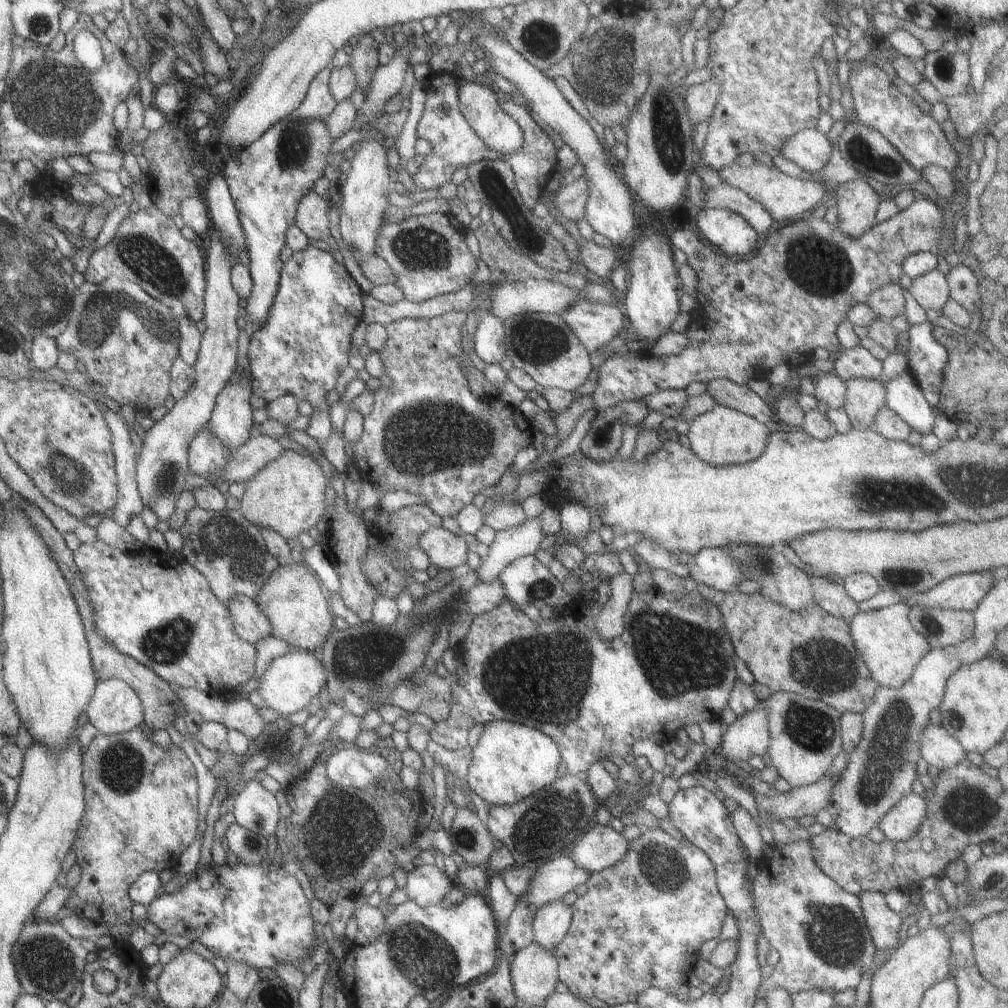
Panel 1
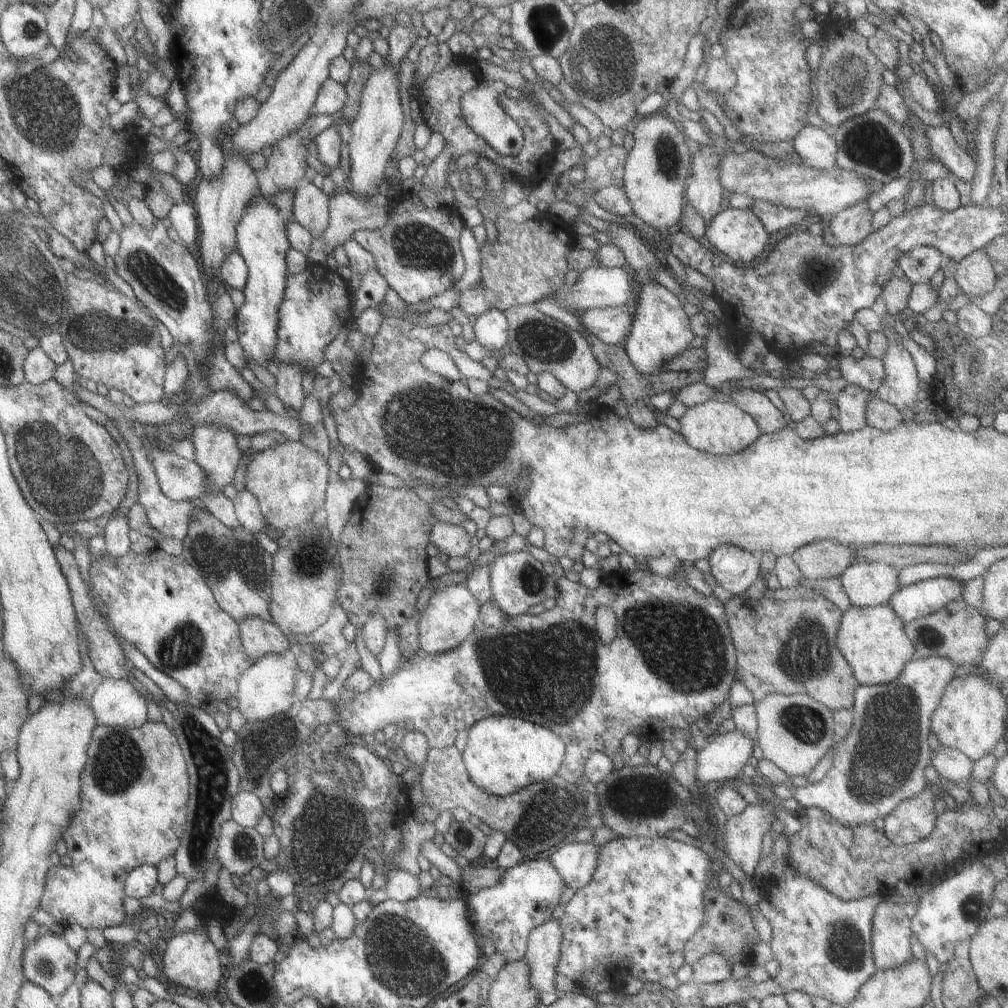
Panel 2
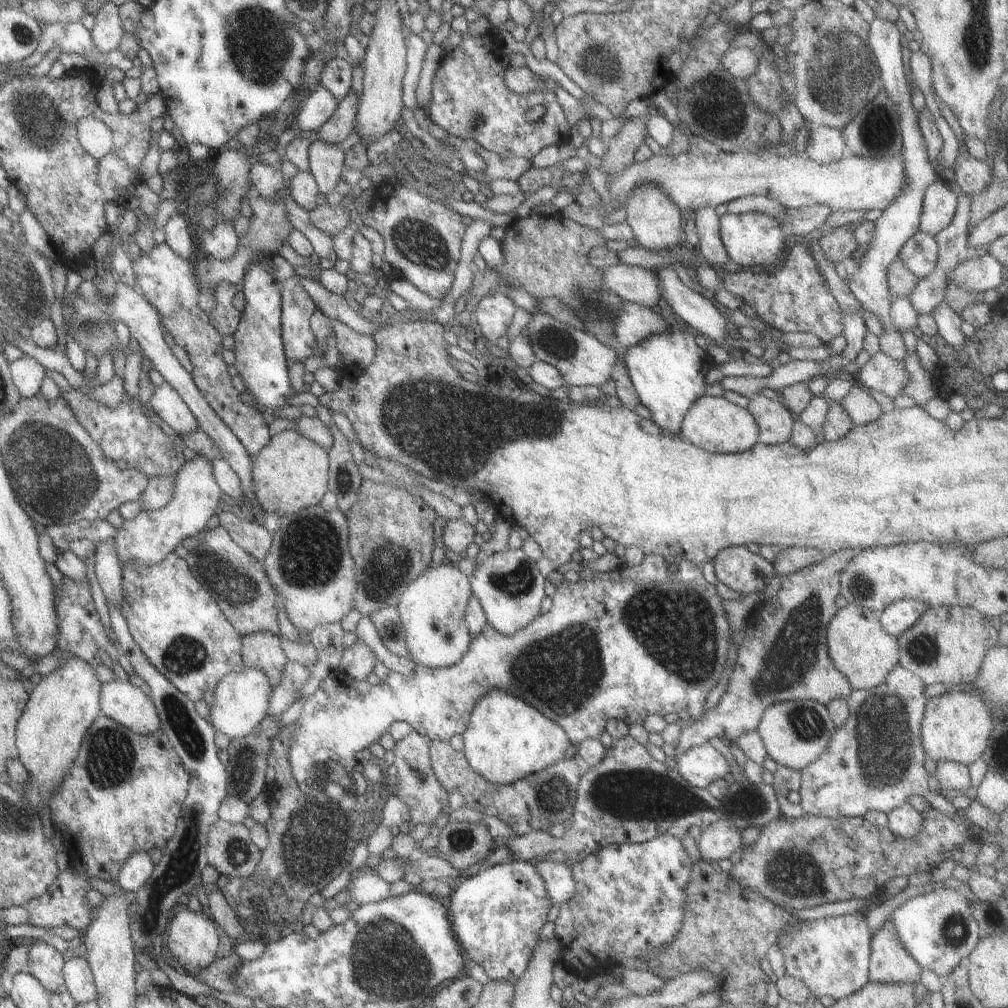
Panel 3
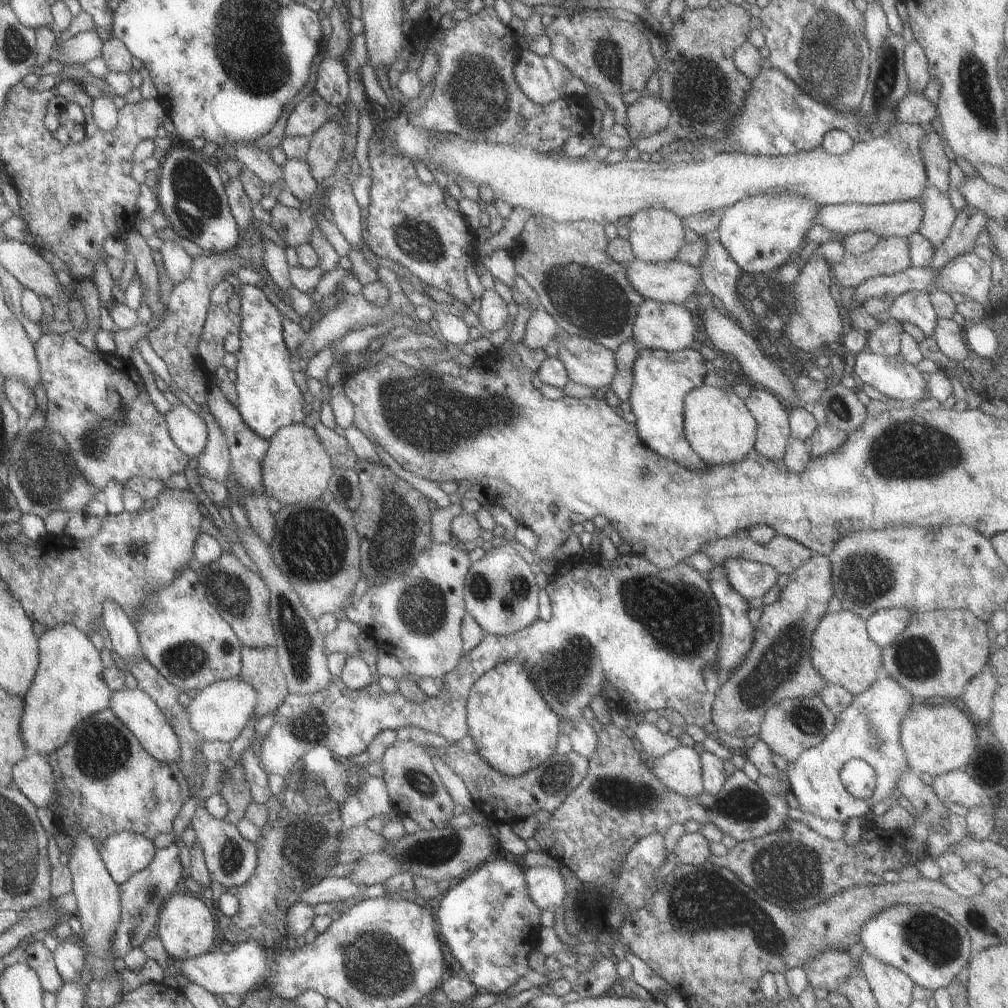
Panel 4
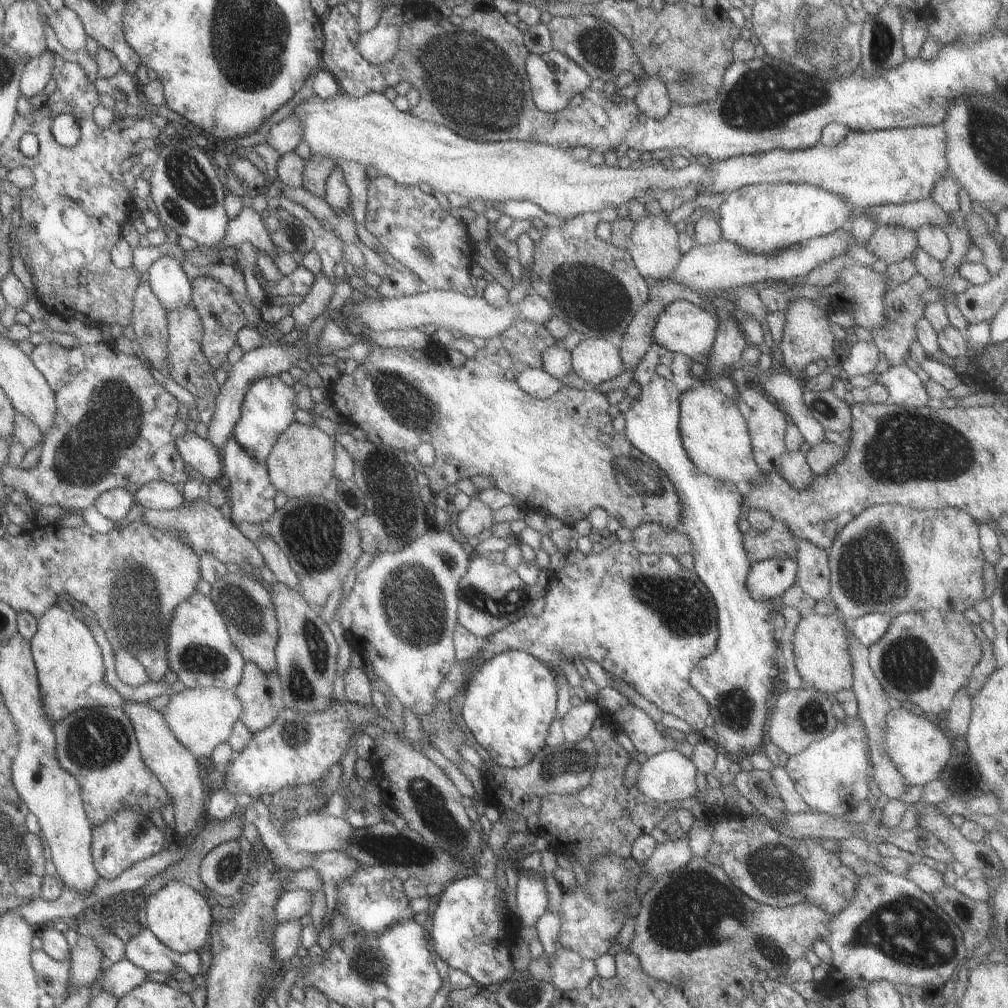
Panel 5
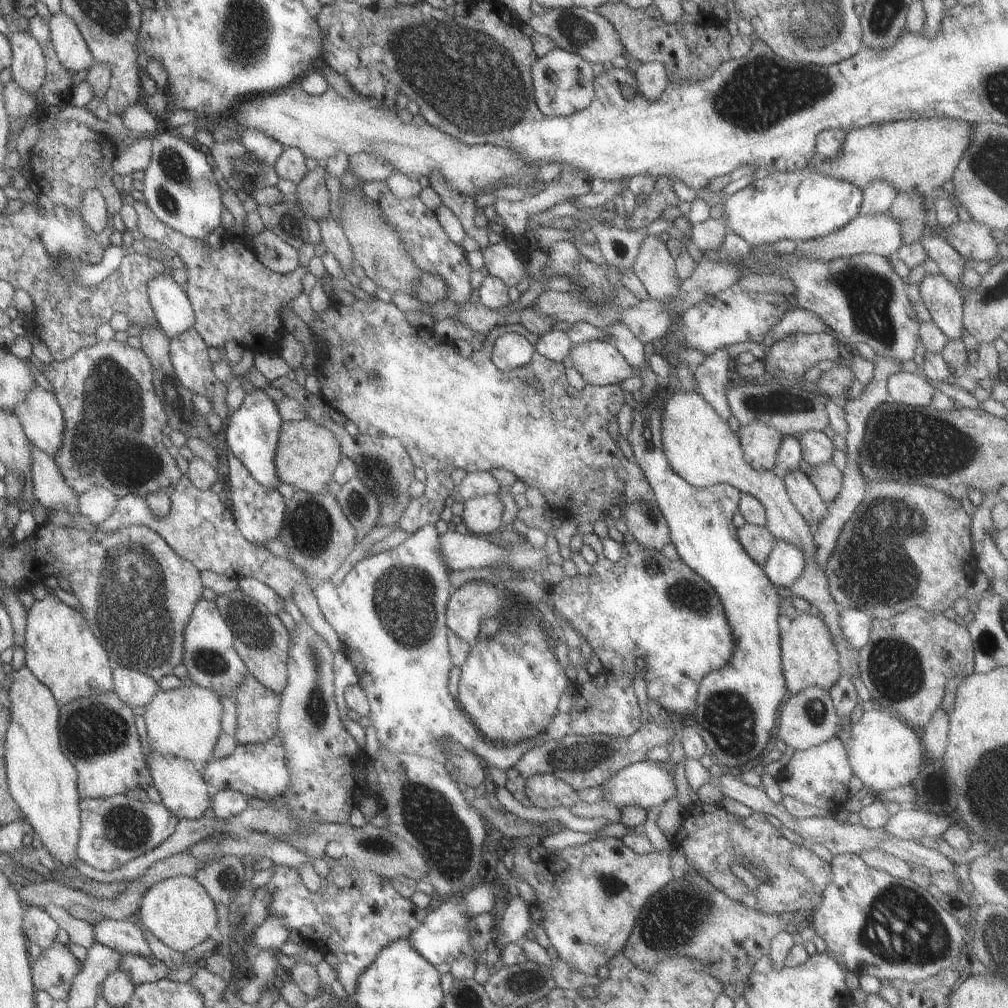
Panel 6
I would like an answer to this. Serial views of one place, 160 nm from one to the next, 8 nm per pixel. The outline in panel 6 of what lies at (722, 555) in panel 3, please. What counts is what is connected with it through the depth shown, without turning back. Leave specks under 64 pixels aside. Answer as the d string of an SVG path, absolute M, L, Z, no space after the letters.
M775 540L762 570L773 587L789 588L803 573L805 556L799 546L785 540Z

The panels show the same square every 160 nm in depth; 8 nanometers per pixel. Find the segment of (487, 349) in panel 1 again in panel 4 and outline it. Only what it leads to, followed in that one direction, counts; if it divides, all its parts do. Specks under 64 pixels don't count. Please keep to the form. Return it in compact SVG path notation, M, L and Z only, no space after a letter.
M486 289L479 298L479 329L493 332L507 321L507 305L495 289Z

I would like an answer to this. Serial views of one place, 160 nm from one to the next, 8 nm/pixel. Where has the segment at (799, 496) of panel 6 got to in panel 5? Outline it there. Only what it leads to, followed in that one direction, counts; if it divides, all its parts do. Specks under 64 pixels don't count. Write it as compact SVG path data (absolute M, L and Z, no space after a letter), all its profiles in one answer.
M804 450L797 452L784 451L779 462L779 469L775 471L779 478L783 478L793 490L803 490L811 484L813 476L807 467Z

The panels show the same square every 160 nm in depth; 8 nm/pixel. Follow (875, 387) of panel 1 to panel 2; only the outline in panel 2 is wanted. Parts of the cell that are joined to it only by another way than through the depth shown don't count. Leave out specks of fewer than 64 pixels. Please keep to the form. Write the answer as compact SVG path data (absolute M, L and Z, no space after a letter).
M846 385L835 394L834 403L837 407L836 421L839 431L851 432L865 425L863 410L871 396L873 396L872 392L855 385Z

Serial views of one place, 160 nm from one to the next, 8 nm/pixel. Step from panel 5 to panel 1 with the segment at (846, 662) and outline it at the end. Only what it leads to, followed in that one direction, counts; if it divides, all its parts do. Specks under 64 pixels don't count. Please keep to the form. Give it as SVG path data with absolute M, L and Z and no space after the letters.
M897 602L885 608L859 611L855 616L851 616L846 625L857 658L863 662L873 682L877 682L880 687L902 686L913 672L919 658L929 652L923 635L919 635L919 632L909 626L908 607L904 602Z

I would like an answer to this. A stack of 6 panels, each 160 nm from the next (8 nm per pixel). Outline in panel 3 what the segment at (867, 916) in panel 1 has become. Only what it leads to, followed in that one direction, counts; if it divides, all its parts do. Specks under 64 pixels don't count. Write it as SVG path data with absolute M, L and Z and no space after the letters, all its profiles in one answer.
M885 921L870 936L868 982L917 983L920 966L908 955L895 936L892 924Z

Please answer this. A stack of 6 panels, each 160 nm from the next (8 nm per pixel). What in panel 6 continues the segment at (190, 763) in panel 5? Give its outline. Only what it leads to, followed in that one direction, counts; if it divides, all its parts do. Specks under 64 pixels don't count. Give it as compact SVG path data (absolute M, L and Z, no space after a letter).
M150 753L146 761L149 777L155 790L159 793L161 805L165 806L178 820L197 819L208 813L211 800L218 791L207 785L199 771L195 770L187 760Z

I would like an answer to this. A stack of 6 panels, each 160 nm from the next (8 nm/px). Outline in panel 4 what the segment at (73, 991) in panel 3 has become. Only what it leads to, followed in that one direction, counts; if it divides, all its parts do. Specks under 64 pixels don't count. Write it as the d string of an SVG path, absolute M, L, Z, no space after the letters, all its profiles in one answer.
M77 939L59 940L58 945L52 951L52 957L64 983L76 982L82 976L86 960L83 948Z

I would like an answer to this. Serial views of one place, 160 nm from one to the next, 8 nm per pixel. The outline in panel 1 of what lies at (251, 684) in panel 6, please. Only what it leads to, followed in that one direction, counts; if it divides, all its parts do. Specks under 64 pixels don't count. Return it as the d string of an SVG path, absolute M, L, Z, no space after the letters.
M239 597L225 606L233 622L233 631L241 641L254 646L258 640L271 634L271 626L267 618L253 600Z

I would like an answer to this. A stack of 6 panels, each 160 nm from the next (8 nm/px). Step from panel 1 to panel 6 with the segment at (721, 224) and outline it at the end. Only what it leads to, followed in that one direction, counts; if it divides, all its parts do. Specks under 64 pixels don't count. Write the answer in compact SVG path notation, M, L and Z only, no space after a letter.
M776 171L758 175L754 182L735 192L724 201L724 228L726 233L739 236L751 247L771 246L780 240L803 242L830 234L847 225L858 214L861 192L850 183L809 171Z

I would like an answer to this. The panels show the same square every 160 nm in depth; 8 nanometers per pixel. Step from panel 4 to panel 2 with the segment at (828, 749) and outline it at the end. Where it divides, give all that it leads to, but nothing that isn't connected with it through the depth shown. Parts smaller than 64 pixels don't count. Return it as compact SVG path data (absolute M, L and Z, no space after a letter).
M931 656L929 658L921 658L919 659L911 659L906 663L906 666L903 666L903 669L899 672L899 675L891 682L883 684L883 685L858 685L855 688L853 694L853 702L851 702L850 709L852 710L852 720L851 720L851 728L849 728L849 732L845 732L843 734L843 738L839 740L839 742L834 741L832 746L830 747L829 752L831 752L831 768L827 770L827 773L823 778L811 785L801 786L801 787L793 787L791 782L789 781L787 775L779 770L779 774L777 774L777 780L770 782L775 785L786 784L791 789L793 789L793 800L795 800L803 810L807 807L819 808L822 812L825 812L828 816L833 816L833 818L837 818L841 824L845 824L845 826L851 826L854 828L855 826L859 826L859 824L865 824L865 822L871 822L876 818L886 818L887 814L891 814L891 810L895 809L895 806L899 805L899 802L906 800L907 798L915 797L919 792L925 790L926 779L923 774L923 769L930 763L930 749L927 743L927 736L929 736L929 716L931 716L931 712L935 710L935 706L937 706L937 702L939 702L939 698L941 698L941 694L943 694L943 690L945 686L952 680L953 672L957 666L953 664L953 662L947 662L945 658L939 658L939 656Z

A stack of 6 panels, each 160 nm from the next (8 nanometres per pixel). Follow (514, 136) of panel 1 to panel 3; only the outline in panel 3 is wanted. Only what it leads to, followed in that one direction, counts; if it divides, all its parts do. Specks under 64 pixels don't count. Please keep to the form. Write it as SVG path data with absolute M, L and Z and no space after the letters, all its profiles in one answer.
M526 66L513 68L504 67L503 84L507 90L513 93L525 94L537 91L553 91L558 83L551 79L543 79L534 75Z

